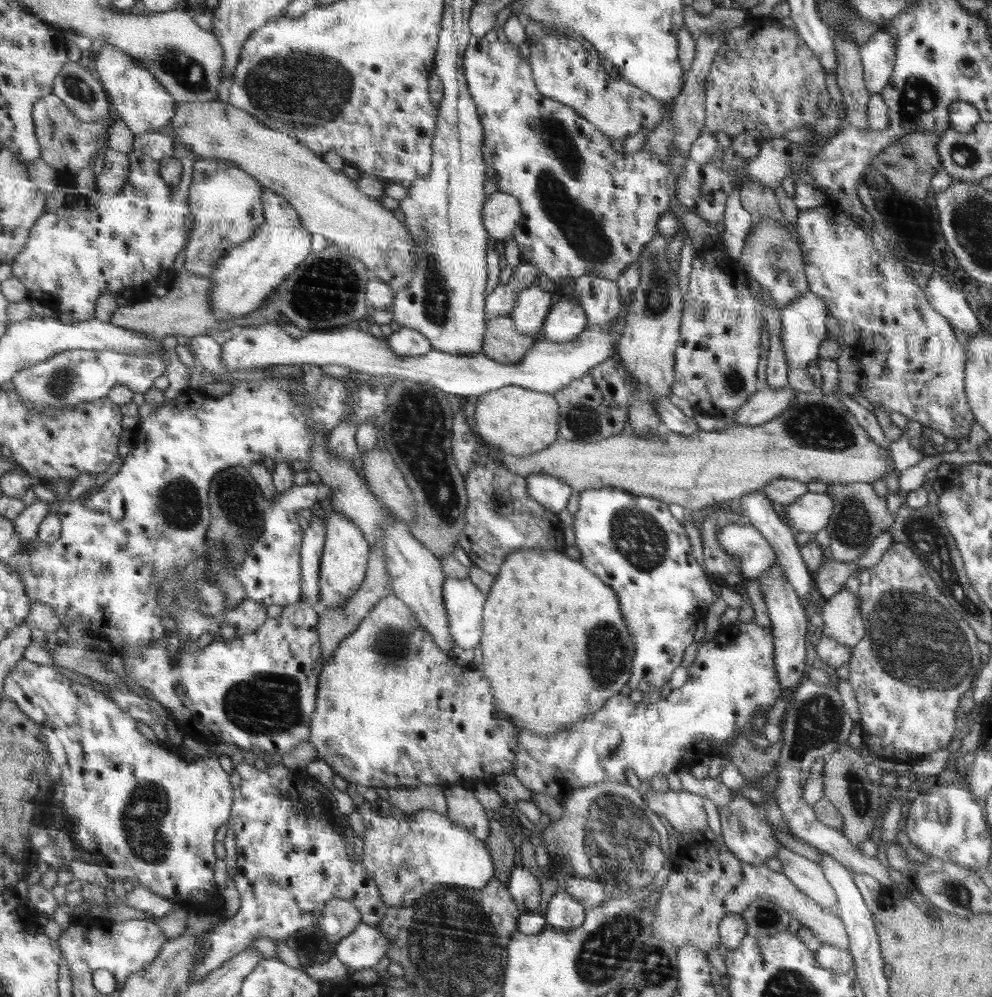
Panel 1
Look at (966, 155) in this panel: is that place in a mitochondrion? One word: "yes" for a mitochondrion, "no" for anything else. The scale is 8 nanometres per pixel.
yes

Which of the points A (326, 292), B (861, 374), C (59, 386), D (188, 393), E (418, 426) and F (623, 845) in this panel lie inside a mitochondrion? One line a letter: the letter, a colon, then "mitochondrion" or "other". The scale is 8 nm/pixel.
A: mitochondrion
B: other
C: mitochondrion
D: other
E: mitochondrion
F: mitochondrion

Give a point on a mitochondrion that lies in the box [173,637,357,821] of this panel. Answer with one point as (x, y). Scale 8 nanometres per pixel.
(266, 703)

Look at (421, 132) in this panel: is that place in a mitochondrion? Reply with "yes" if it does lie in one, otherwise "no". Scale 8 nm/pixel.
no

